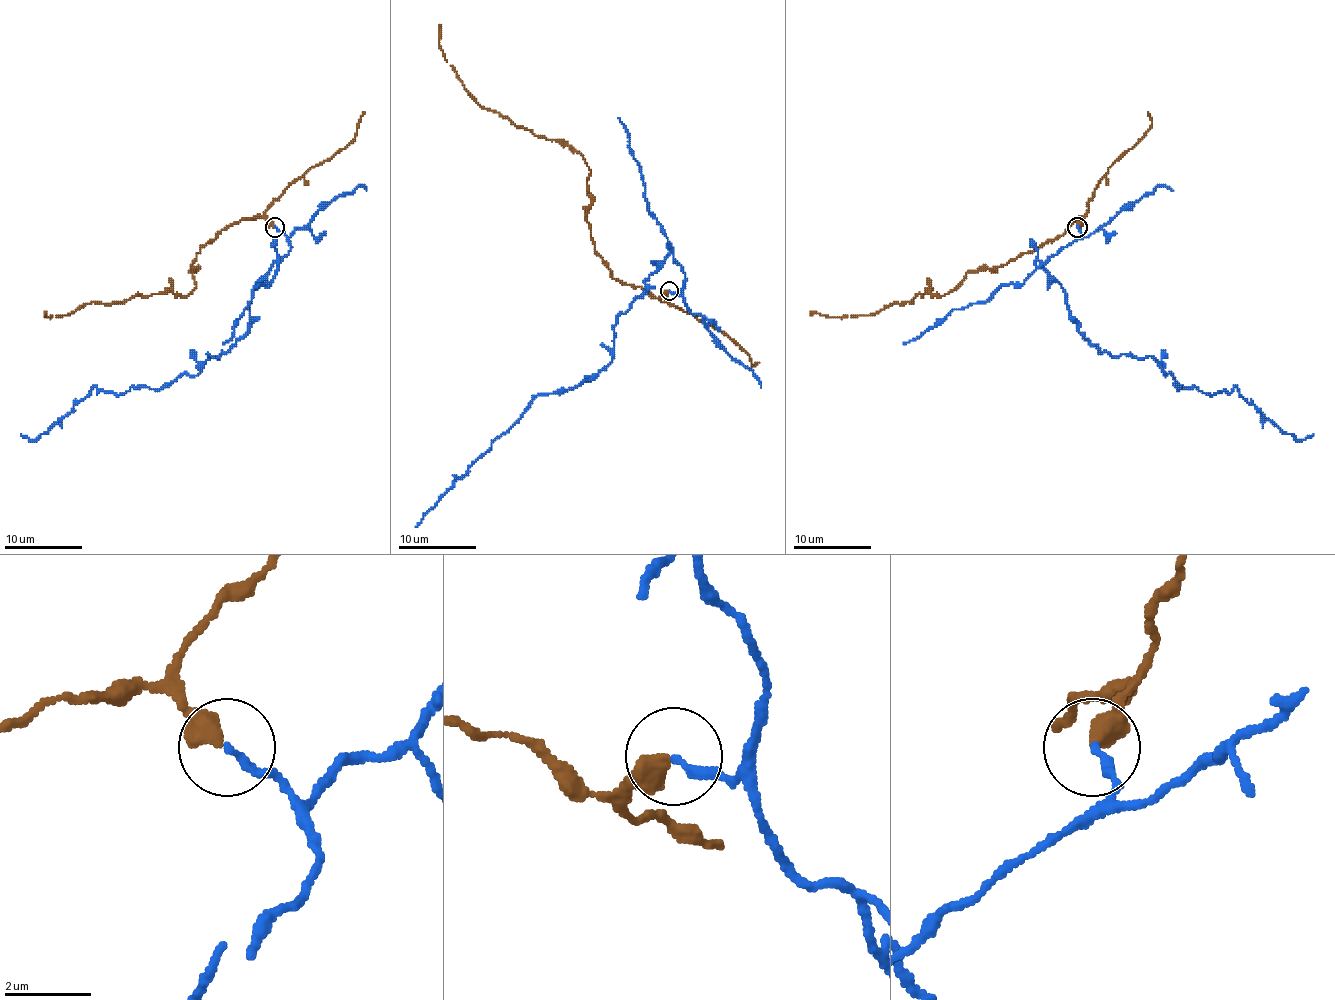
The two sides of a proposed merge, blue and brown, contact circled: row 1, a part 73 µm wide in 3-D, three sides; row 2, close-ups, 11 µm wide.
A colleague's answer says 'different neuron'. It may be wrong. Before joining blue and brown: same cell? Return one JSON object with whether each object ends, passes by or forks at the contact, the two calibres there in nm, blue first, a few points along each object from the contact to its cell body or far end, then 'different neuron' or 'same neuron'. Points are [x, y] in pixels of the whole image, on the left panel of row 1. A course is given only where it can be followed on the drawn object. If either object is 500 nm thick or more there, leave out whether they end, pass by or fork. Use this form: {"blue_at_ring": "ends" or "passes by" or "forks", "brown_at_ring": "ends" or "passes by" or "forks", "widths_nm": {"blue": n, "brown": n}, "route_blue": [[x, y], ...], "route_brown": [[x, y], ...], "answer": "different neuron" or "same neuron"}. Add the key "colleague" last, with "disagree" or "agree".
{"blue_at_ring": "ends", "brown_at_ring": "ends", "widths_nm": {"blue": 180, "brown": 480}, "route_blue": [[275, 227], [290, 247], [251, 294], [249, 329], [226, 352], [159, 389], [95, 387], [44, 434], [21, 434]], "route_brown": [[273, 227], [263, 218], [226, 225], [192, 262], [196, 286], [188, 295], [89, 303], [50, 317], [46, 311]], "answer": "different neuron", "colleague": "agree"}

